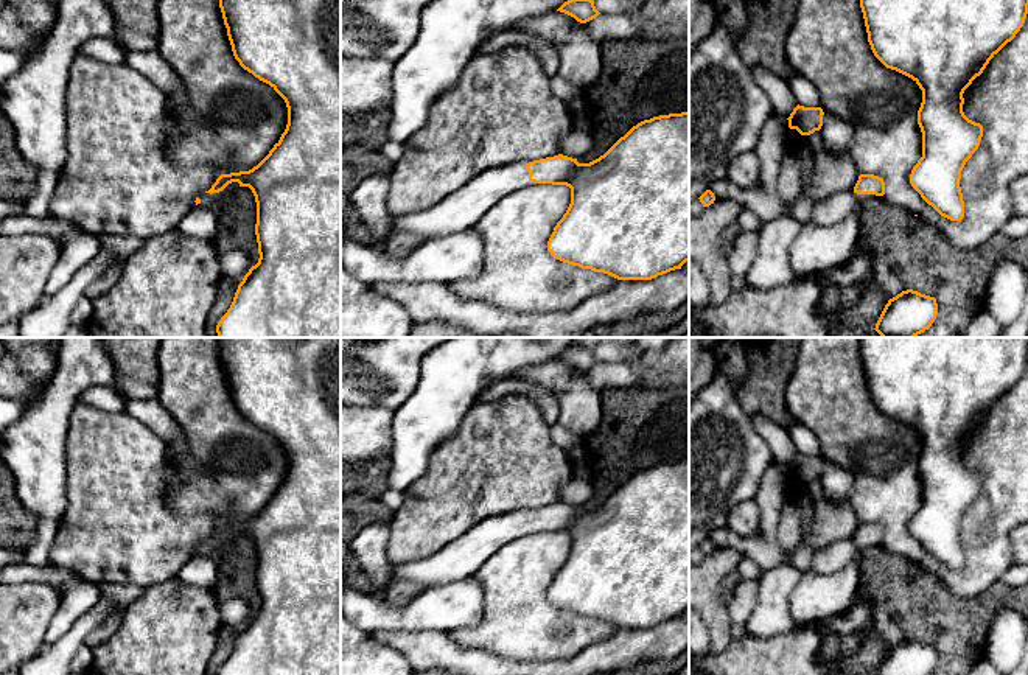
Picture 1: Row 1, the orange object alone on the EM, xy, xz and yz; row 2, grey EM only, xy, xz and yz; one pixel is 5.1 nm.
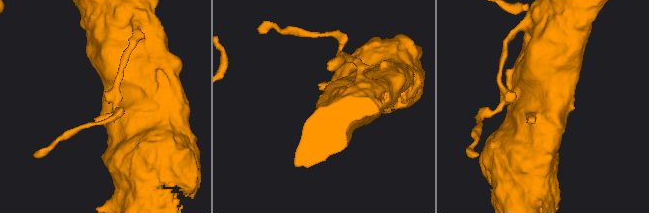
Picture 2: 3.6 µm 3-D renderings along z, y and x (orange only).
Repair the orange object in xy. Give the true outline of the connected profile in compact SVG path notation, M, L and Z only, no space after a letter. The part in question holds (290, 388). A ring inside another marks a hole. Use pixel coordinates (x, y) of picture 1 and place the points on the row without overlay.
M221 338L222 361L232 400L240 414L269 432L286 451L288 473L269 502L252 518L221 523L208 540L196 546L196 554L207 555L213 544L229 532L249 535L257 551L255 583L258 611L238 633L233 650L216 675L341 675L341 338Z

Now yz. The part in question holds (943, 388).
M860 338L860 356L874 404L886 417L911 426L922 439L918 459L922 505L911 518L910 532L941 565L961 569L964 566L961 519L983 485L983 474L963 460L963 442L1023 375L1028 362L1028 338Z

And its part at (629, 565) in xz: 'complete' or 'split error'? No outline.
split error

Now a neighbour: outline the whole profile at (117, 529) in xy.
M84 403L70 412L67 431L67 509L48 552L48 563L76 572L95 585L135 583L149 586L177 577L194 555L196 547L208 540L221 524L213 515L177 515L163 501L174 467L168 462L168 448L146 425L128 414L109 414Z

